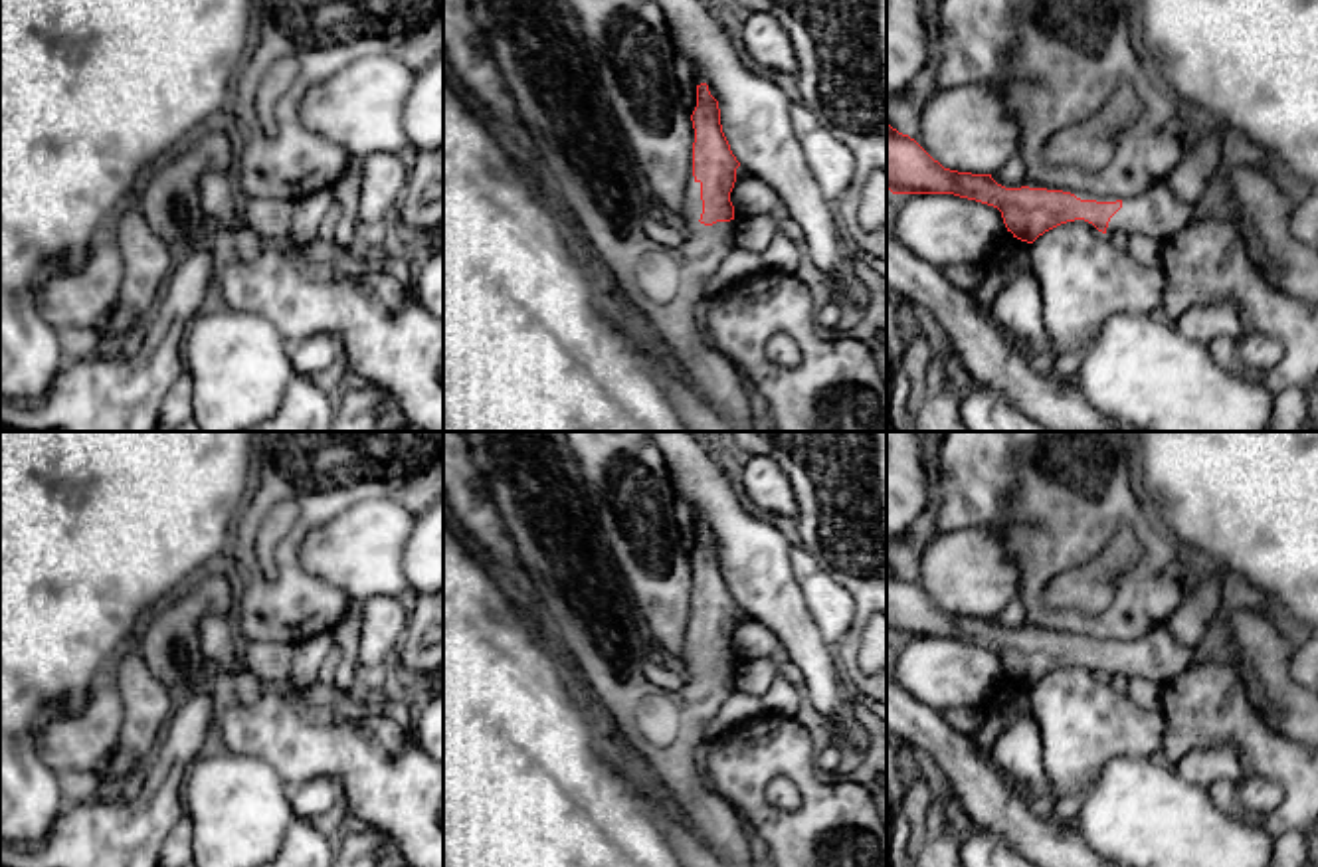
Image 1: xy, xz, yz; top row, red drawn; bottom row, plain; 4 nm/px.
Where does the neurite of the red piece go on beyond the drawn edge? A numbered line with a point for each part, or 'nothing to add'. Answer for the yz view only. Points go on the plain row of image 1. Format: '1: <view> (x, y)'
1: yz (1160, 658)

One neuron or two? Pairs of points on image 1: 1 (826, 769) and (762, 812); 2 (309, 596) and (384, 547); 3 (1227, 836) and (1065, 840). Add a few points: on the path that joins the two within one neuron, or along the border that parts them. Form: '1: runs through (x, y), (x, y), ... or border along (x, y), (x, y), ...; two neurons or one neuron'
1: border along (812, 753), (814, 767), (834, 780); two neurons
2: border along (303, 543), (299, 563), (349, 598); two neurons
3: border along (1073, 824), (1091, 846); two neurons

